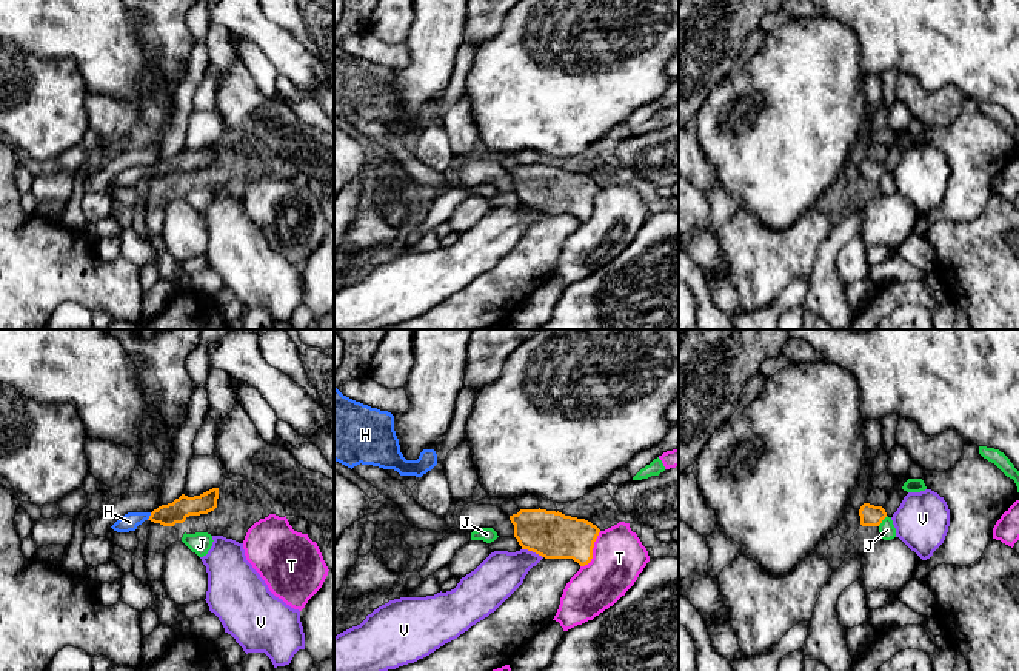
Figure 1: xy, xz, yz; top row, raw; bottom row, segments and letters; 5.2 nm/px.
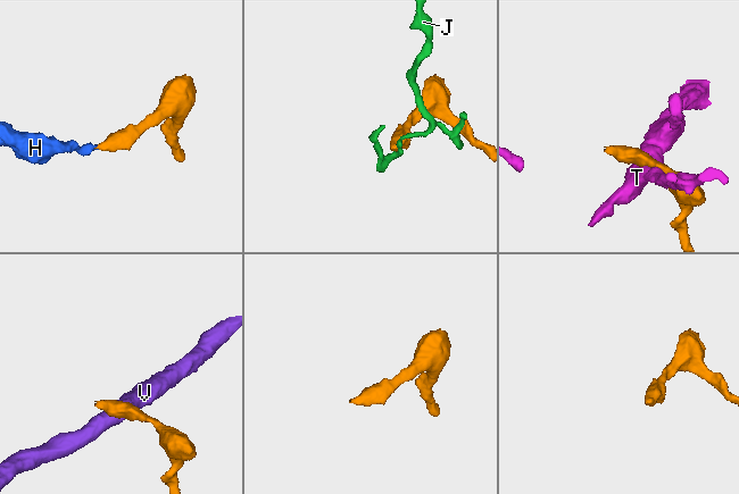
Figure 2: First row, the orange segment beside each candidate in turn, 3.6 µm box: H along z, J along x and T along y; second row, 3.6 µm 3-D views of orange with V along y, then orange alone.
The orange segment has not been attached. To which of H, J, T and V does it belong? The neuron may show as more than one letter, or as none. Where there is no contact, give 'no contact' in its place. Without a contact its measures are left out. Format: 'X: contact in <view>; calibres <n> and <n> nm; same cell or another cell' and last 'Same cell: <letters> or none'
H: contact in xy; calibres 120 and 90 nm; same cell
J: contact in yz; calibres 110 and 90 nm; another cell
T: contact in xz; calibres 240 and 280 nm; another cell
V: contact in xz; calibres 240 and 220 nm; another cell
Same cell: H

